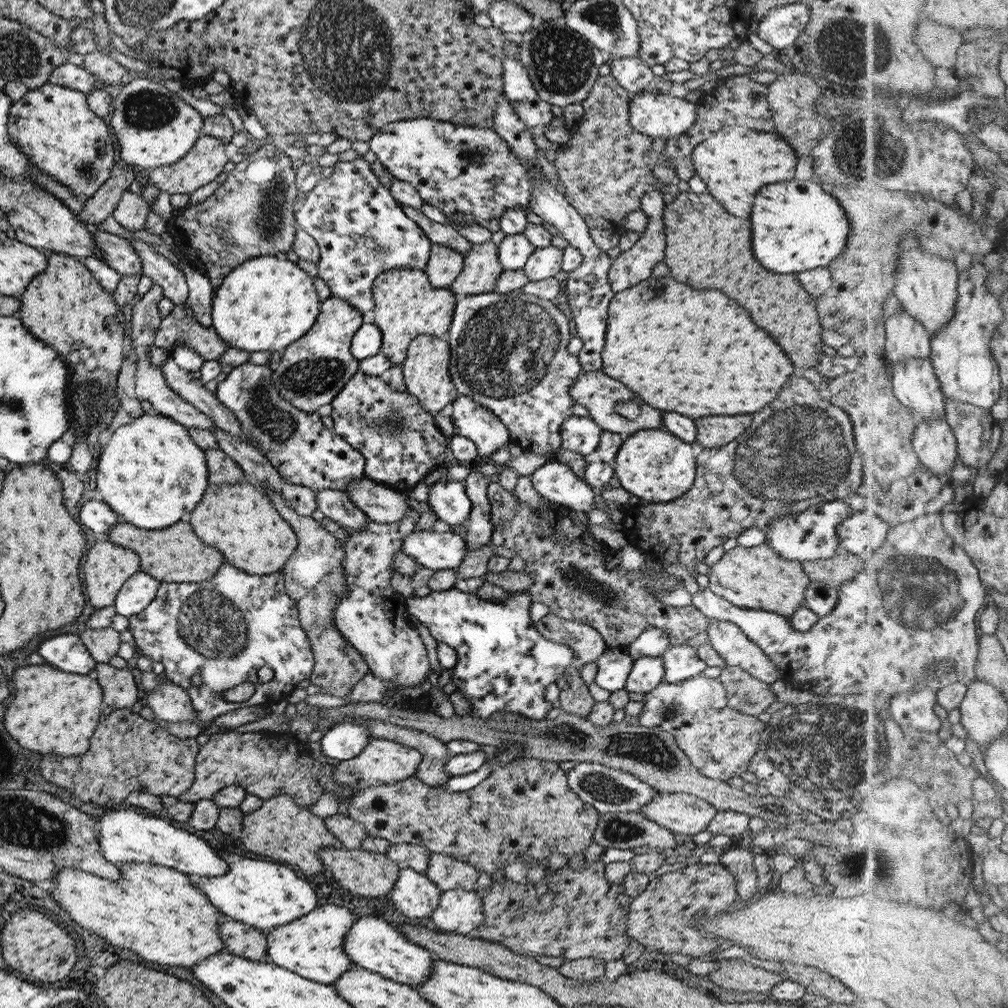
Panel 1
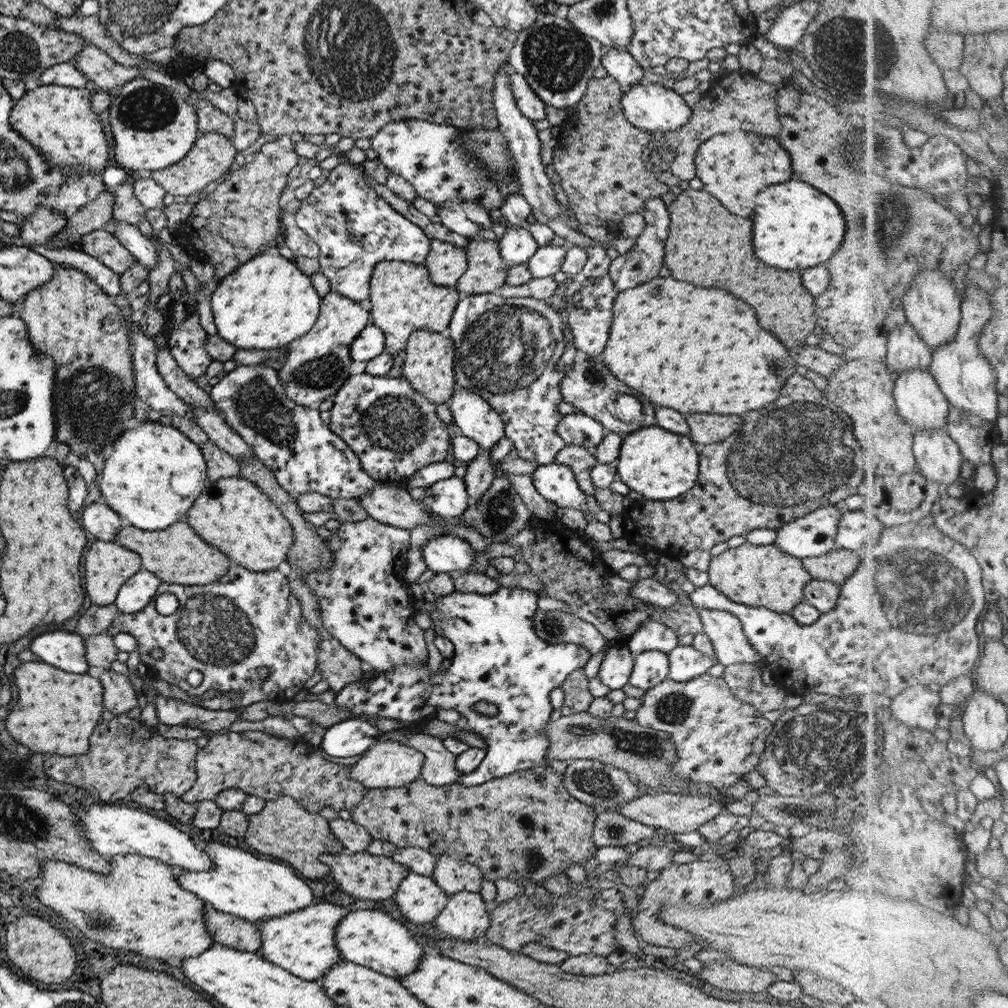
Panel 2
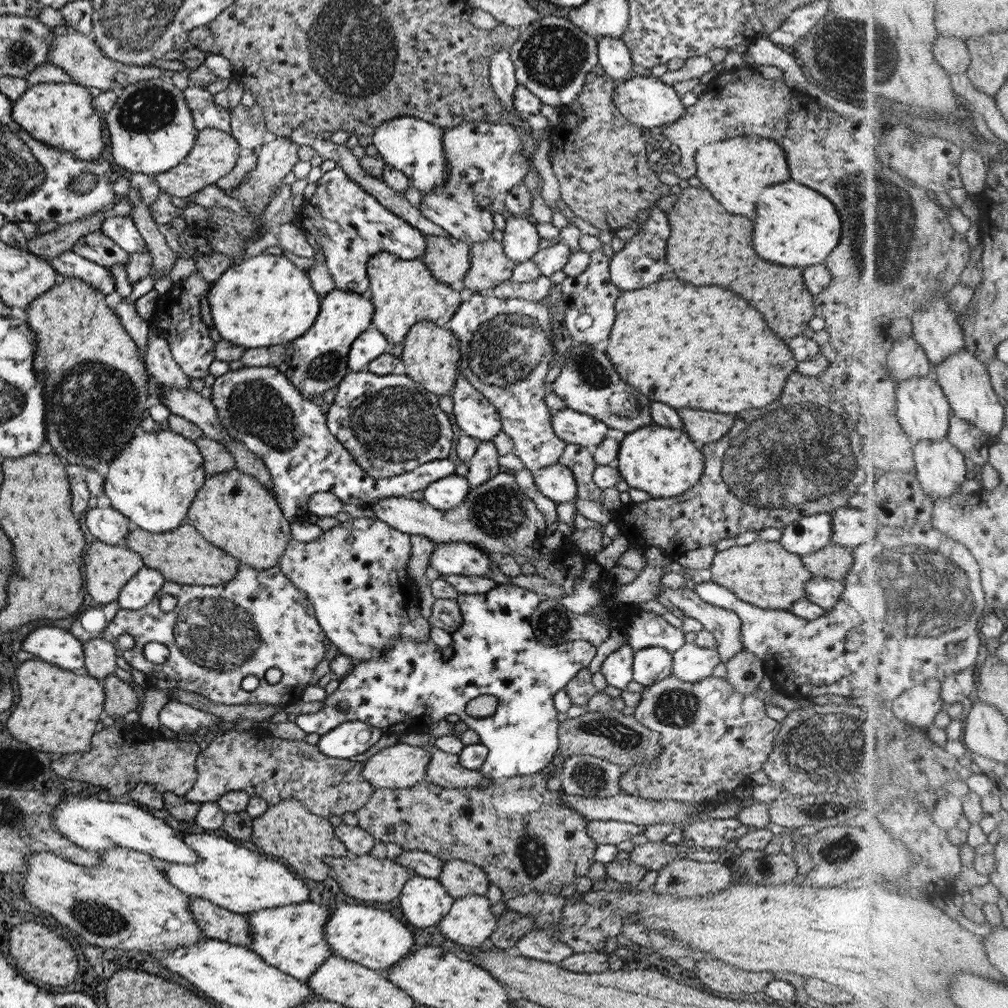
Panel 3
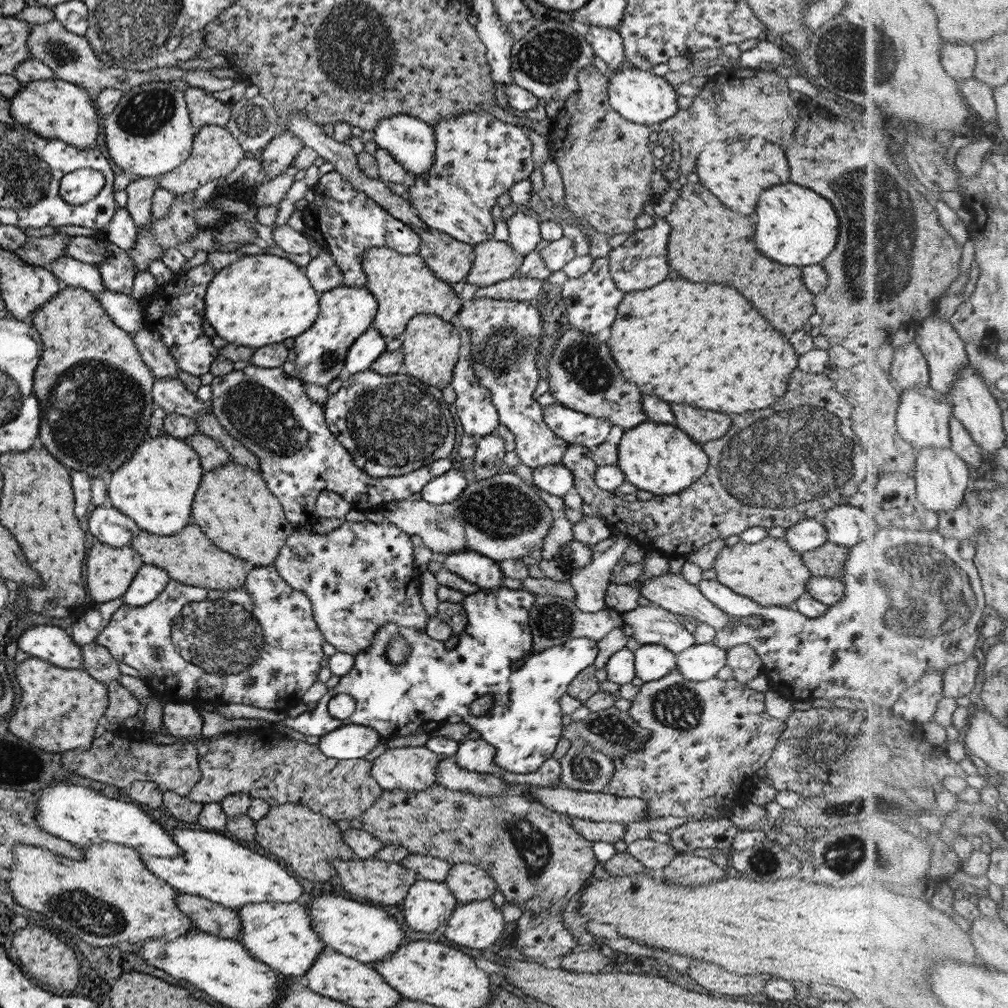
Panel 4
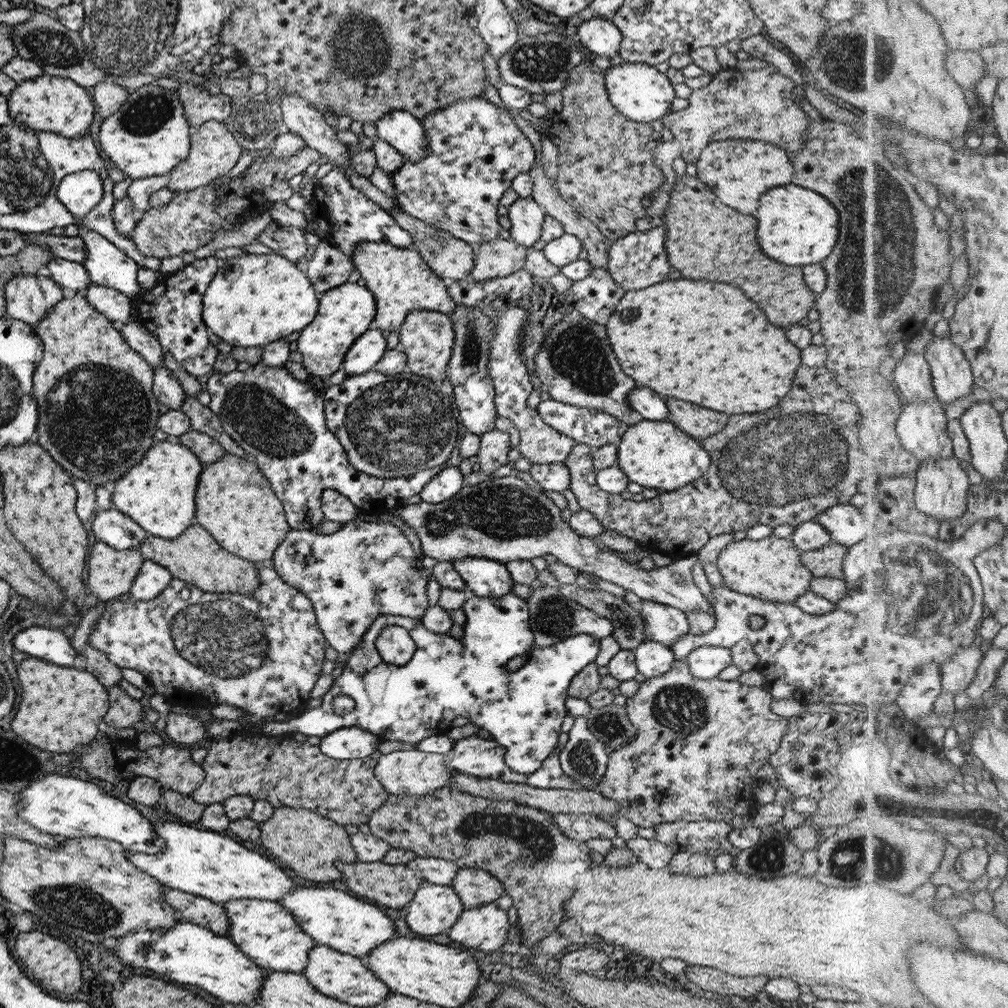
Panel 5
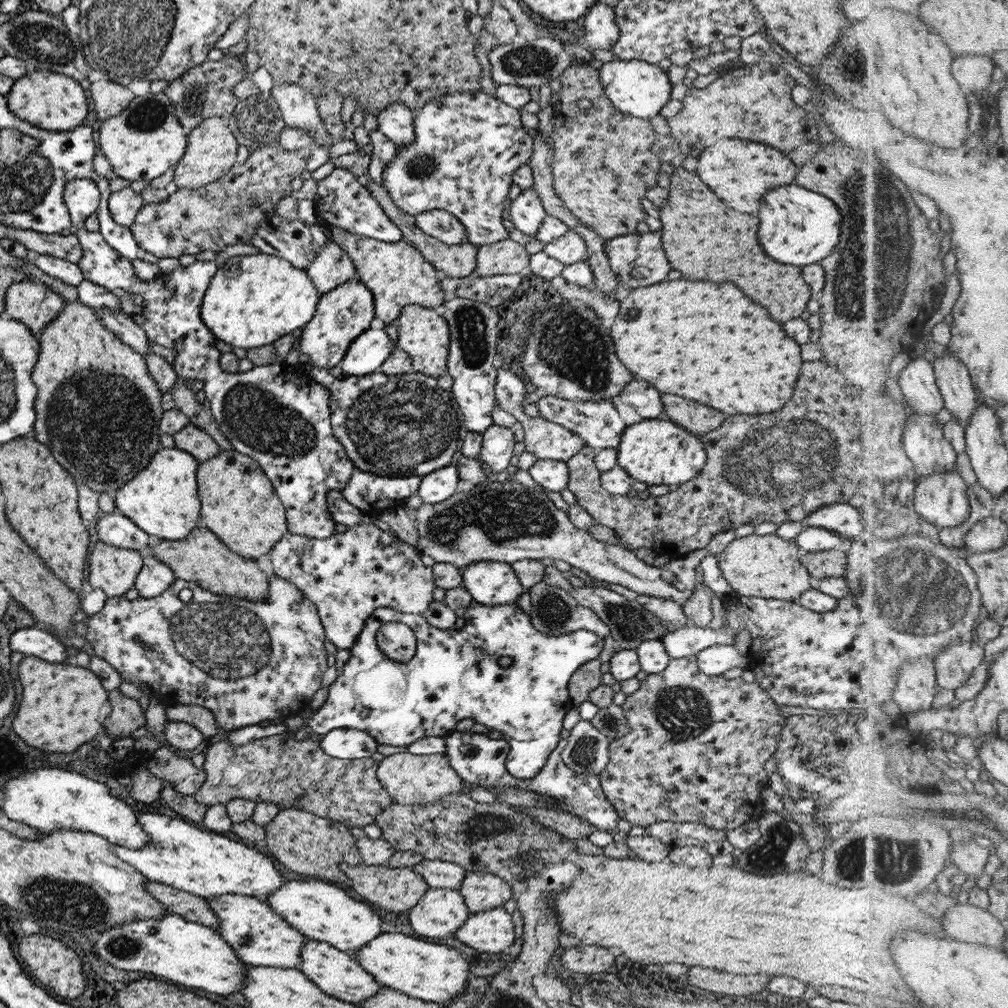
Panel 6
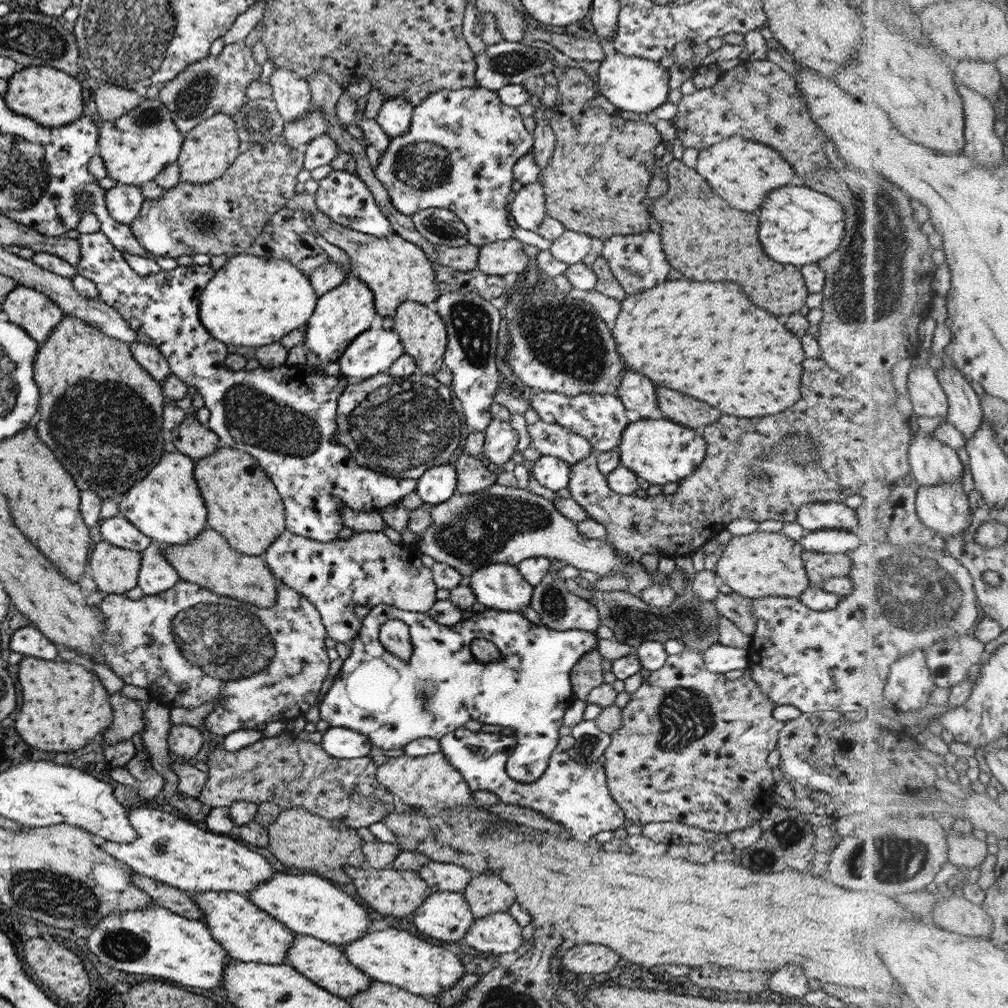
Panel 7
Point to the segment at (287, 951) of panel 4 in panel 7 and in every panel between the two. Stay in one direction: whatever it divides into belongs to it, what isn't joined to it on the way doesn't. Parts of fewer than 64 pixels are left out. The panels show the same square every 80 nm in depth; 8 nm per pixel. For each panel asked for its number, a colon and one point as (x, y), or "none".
5: (265, 932)
6: (258, 936)
7: (247, 934)

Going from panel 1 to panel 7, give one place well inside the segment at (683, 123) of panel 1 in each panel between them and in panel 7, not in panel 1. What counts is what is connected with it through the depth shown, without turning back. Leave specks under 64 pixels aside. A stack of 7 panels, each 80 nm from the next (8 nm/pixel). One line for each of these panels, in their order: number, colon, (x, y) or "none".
2: (651, 107)
3: (644, 101)
4: (640, 96)
5: (638, 91)
6: (636, 88)
7: (634, 84)

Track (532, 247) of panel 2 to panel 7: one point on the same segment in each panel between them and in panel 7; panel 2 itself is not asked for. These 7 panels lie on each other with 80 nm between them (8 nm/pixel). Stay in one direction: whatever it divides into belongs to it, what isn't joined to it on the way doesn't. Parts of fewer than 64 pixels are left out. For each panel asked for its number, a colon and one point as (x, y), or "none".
3: (520, 241)
4: (523, 228)
5: (525, 215)
6: (526, 213)
7: (526, 205)

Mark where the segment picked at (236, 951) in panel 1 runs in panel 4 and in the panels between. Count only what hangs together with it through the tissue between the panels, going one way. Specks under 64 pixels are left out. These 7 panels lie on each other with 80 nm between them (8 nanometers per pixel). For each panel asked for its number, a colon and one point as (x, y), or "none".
2: (227, 930)
3: (214, 922)
4: (208, 917)

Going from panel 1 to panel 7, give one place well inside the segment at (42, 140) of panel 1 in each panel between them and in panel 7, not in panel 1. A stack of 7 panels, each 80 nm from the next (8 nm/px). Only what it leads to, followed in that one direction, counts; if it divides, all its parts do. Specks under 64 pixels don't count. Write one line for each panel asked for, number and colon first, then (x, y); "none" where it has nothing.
2: (58, 121)
3: (61, 115)
4: (51, 108)
5: (45, 103)
6: (47, 100)
7: (51, 98)

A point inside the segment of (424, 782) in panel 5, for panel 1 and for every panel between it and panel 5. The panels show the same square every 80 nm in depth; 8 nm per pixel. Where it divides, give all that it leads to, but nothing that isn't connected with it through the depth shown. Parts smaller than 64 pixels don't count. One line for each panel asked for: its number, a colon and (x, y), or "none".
1: (380, 761)
2: (385, 764)
3: (400, 765)
4: (405, 768)

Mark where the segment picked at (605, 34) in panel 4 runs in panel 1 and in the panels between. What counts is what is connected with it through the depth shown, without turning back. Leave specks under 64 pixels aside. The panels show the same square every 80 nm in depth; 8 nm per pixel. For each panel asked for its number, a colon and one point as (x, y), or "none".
1: (631, 74)
2: (619, 64)
3: (613, 56)

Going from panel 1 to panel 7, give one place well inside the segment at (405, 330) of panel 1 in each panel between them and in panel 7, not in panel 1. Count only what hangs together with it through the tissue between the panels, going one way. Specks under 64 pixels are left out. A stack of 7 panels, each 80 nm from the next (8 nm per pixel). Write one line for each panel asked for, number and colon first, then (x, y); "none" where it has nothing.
2: (401, 299)
3: (402, 291)
4: (402, 286)
5: (400, 282)
6: (395, 273)
7: (394, 270)

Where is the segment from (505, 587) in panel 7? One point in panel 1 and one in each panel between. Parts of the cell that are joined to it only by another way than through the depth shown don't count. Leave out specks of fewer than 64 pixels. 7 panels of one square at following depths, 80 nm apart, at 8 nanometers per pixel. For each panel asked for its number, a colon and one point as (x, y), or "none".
1: (436, 550)
2: (447, 553)
3: (460, 558)
4: (481, 571)
5: (485, 578)
6: (489, 583)

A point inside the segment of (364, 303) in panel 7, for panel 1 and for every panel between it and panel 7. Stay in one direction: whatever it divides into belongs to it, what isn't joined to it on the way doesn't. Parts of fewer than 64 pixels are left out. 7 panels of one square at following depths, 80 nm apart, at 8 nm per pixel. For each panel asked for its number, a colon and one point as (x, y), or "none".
1: (313, 369)
2: (316, 365)
3: (318, 363)
4: (344, 313)
5: (344, 312)
6: (341, 314)

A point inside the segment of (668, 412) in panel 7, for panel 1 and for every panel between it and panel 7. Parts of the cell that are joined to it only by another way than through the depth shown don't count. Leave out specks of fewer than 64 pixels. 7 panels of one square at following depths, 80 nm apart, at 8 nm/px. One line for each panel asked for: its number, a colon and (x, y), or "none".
1: (712, 431)
2: (705, 429)
3: (707, 427)
4: (700, 426)
5: (698, 423)
6: (697, 419)

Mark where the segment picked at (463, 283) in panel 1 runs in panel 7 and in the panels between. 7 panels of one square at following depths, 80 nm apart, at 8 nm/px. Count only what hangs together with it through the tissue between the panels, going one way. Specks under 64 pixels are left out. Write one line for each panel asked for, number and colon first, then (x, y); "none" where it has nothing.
2: (485, 272)
3: (489, 267)
4: (492, 261)
5: (495, 259)
6: (506, 257)
7: (502, 258)

